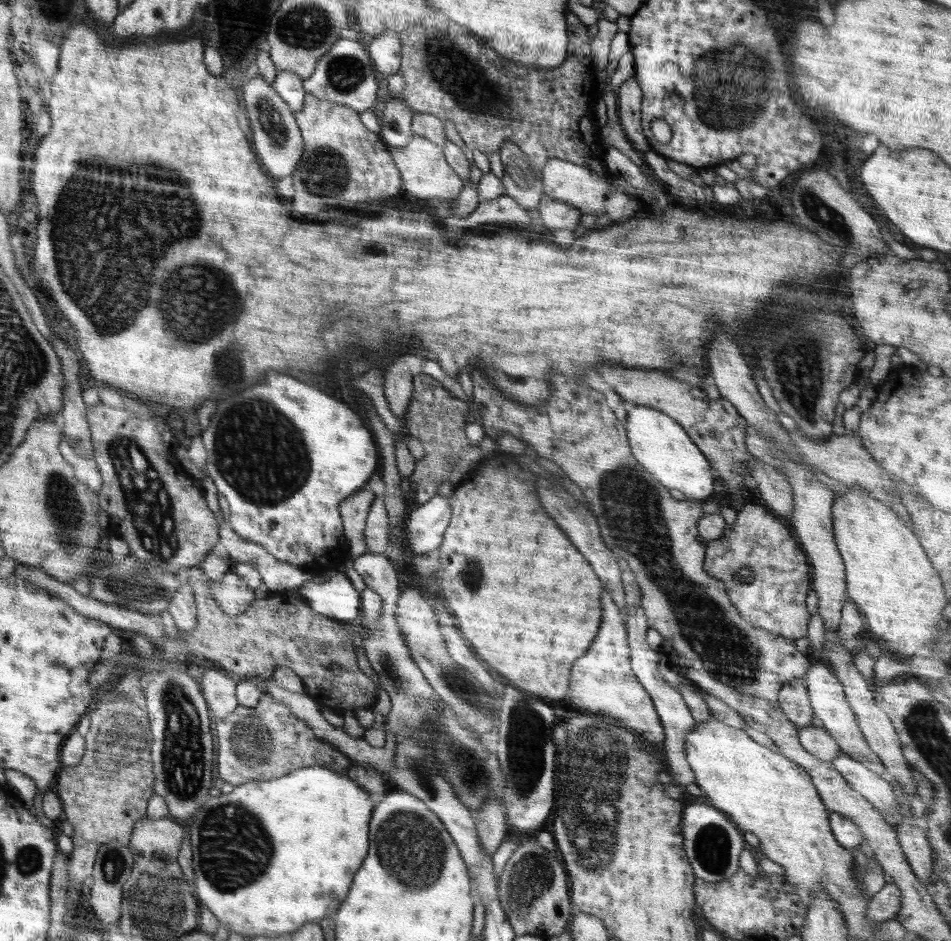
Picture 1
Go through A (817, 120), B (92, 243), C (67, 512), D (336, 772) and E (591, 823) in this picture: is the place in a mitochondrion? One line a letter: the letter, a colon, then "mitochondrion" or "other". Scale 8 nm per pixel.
A: other
B: mitochondrion
C: mitochondrion
D: other
E: mitochondrion

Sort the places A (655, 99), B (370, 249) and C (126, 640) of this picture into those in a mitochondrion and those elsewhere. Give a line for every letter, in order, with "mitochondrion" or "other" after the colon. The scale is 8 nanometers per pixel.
A: other
B: mitochondrion
C: other

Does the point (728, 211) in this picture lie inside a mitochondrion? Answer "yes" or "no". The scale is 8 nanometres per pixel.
no

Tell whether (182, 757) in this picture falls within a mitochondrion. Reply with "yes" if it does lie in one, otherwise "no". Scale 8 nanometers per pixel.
yes

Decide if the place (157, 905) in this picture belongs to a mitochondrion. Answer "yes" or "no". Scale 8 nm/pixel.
yes

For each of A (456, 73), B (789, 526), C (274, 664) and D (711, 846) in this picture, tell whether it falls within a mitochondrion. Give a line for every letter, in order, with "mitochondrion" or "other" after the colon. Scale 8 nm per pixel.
A: mitochondrion
B: other
C: other
D: mitochondrion

